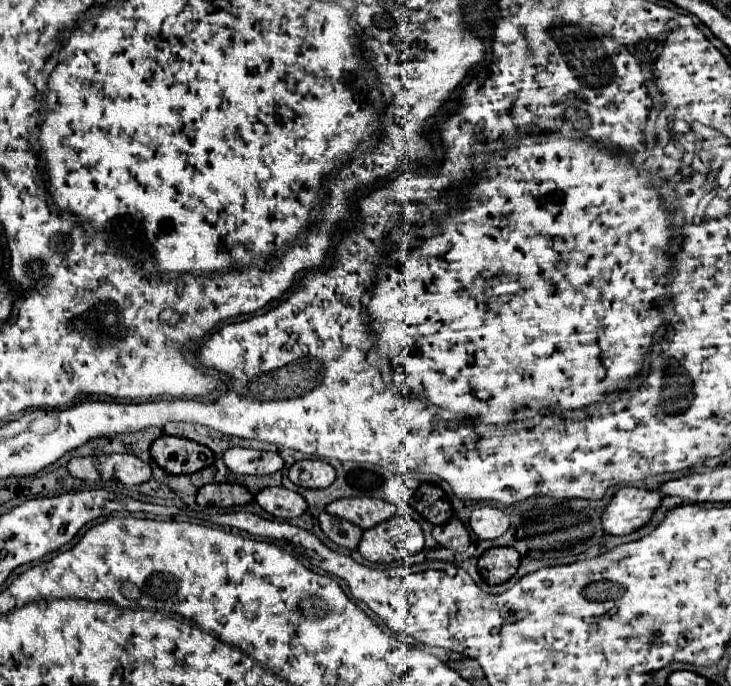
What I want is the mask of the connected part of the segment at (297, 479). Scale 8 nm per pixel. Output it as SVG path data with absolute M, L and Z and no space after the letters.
M299 460L289 468L289 480L303 488L327 488L335 480L335 470L323 460Z

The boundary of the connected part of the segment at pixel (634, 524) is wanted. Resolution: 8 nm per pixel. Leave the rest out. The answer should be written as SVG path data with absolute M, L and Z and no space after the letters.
M619 488L601 514L601 524L607 534L631 534L649 522L657 510L661 494L657 490Z

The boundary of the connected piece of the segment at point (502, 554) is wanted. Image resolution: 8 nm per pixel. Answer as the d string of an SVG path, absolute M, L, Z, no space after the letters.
M495 546L479 558L479 572L487 584L501 584L509 580L519 566L519 552L509 546Z

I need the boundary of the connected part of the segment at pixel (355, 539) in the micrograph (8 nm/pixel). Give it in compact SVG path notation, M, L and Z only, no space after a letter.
M321 512L319 526L327 534L327 538L331 538L335 544L339 544L343 548L349 548L349 550L355 550L359 546L363 530L357 528L355 524L351 524L347 520L341 520L337 516L331 516L327 512Z

